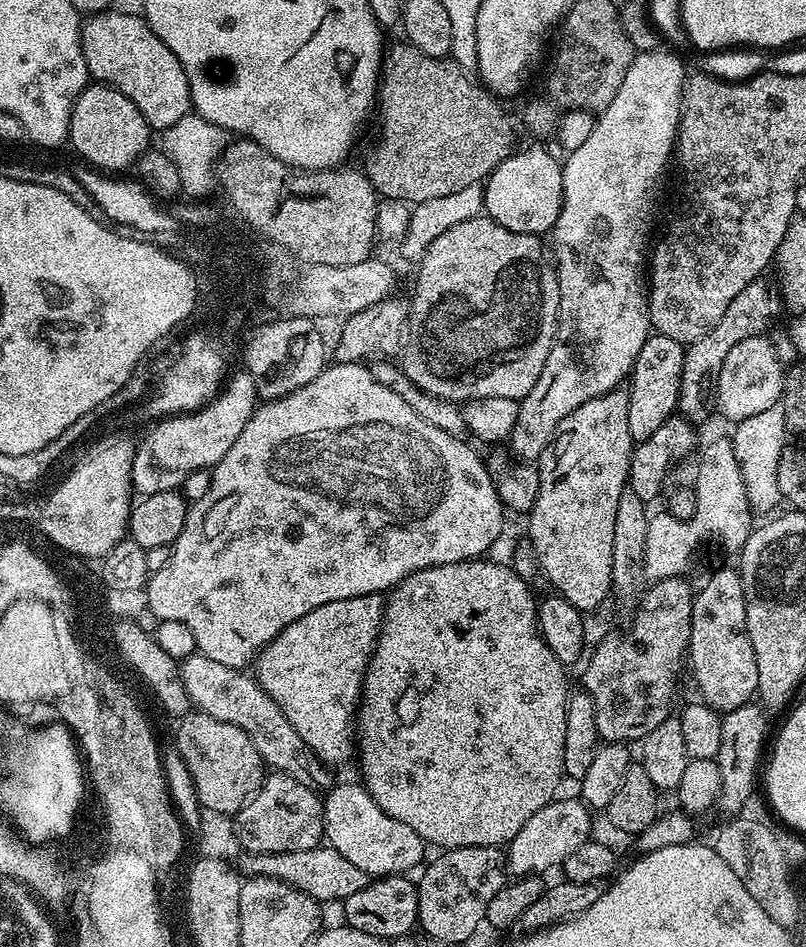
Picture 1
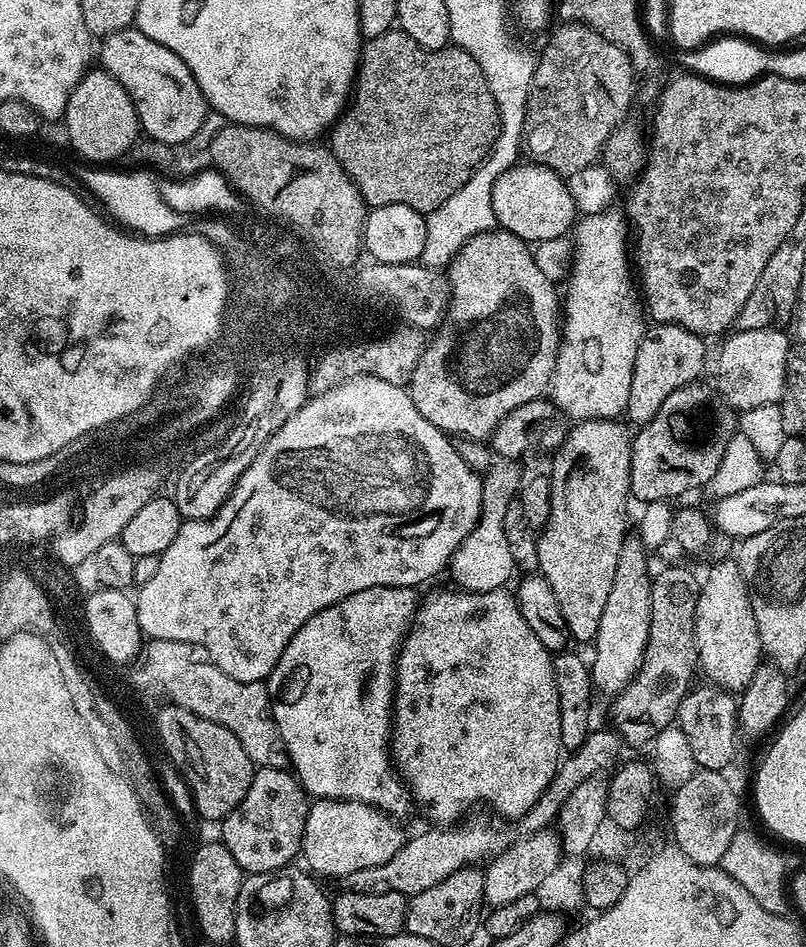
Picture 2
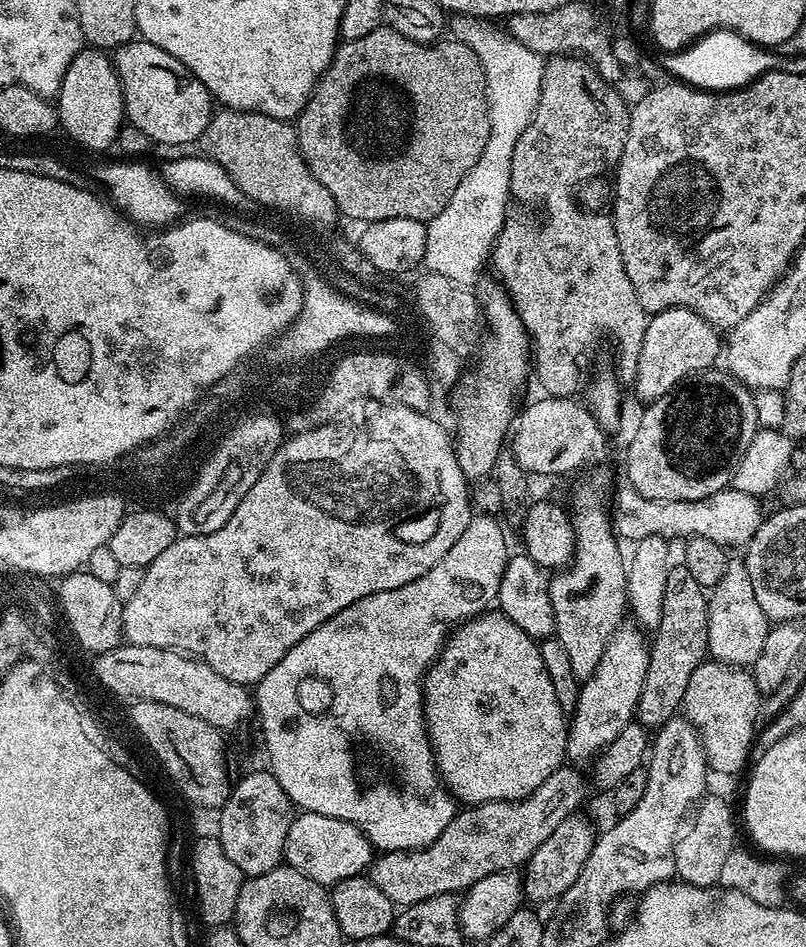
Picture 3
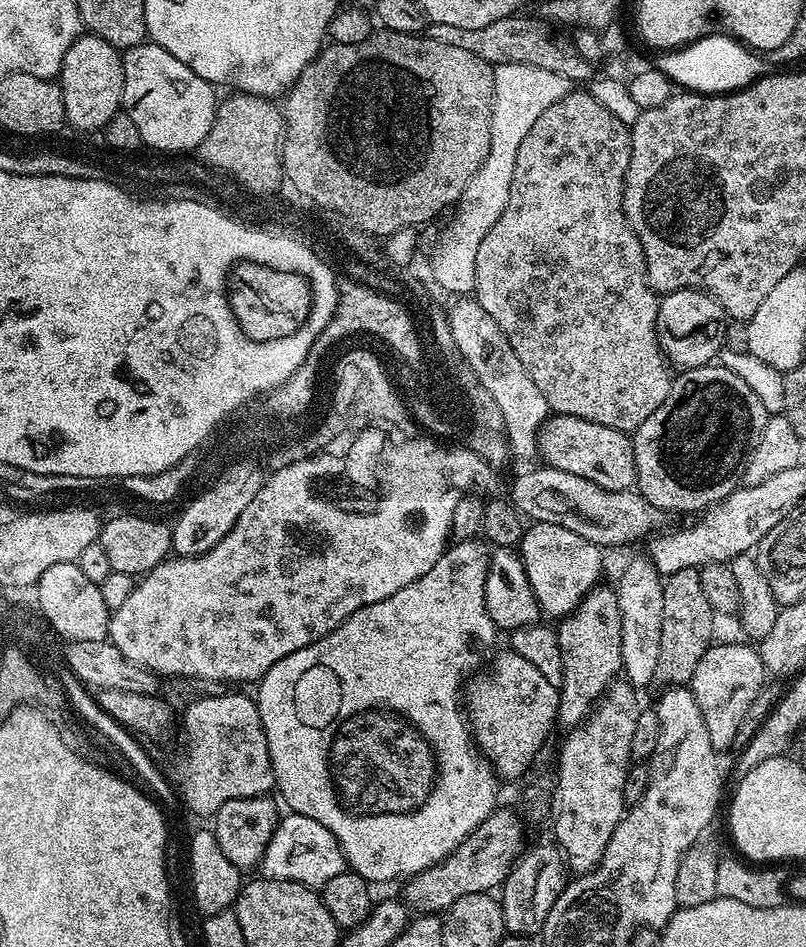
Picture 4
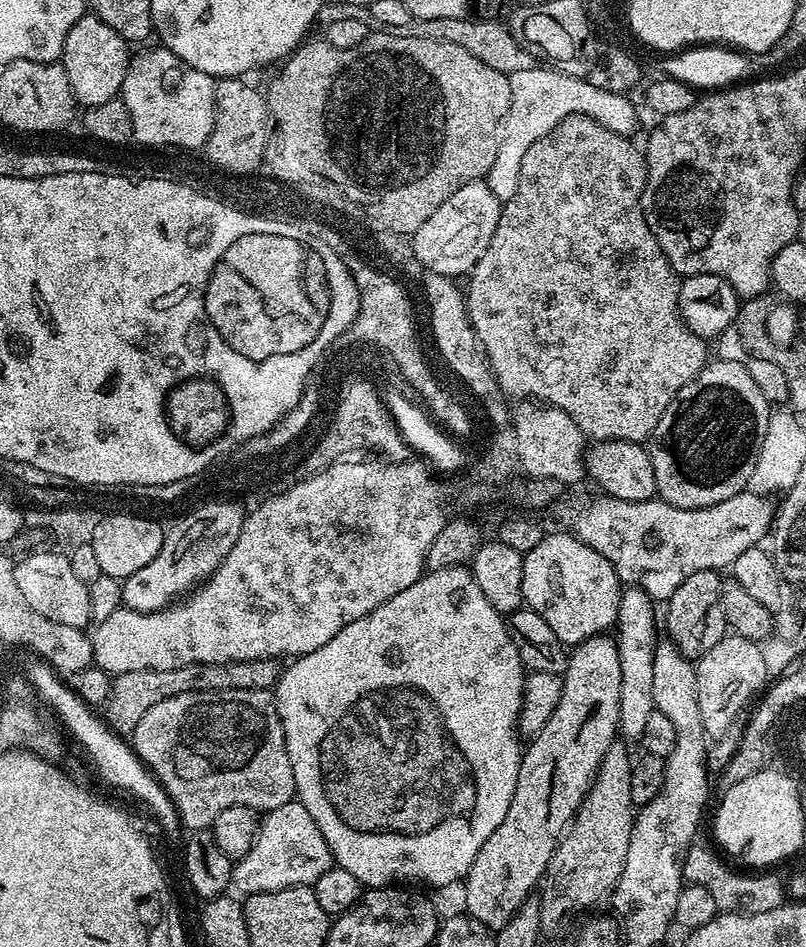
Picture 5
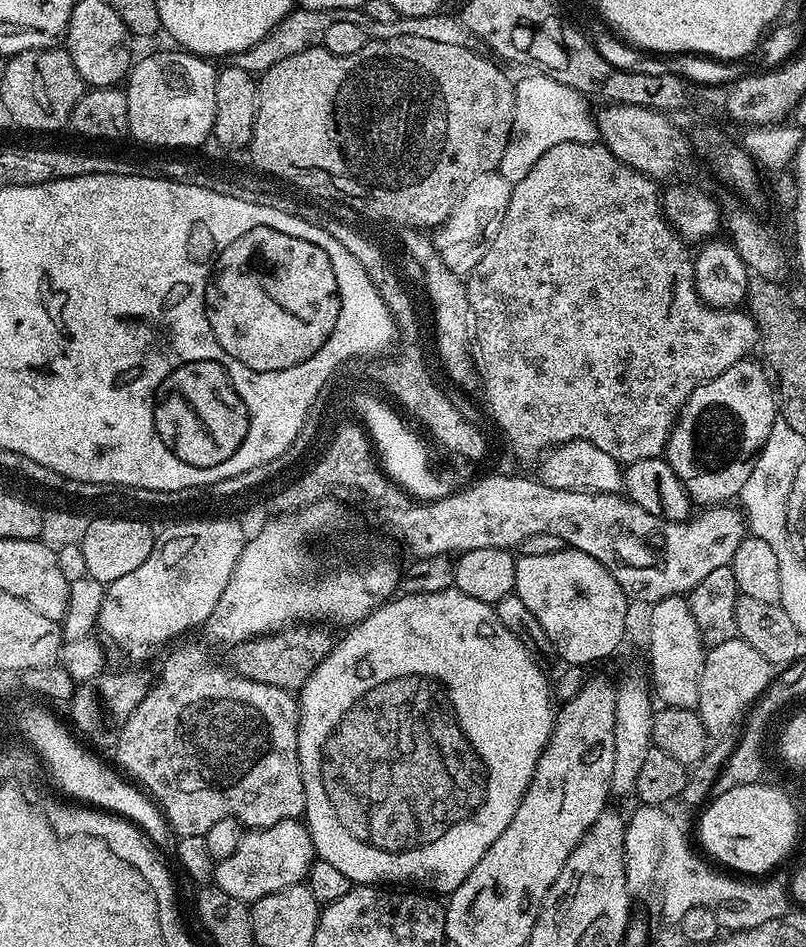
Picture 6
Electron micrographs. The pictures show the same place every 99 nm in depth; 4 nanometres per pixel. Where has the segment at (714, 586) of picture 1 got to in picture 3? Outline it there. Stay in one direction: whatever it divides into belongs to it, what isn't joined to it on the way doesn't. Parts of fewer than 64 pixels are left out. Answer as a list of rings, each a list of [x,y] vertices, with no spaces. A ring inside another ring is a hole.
[[[729,559],[722,582],[708,596],[708,656],[722,664],[750,666],[762,654],[769,627],[768,615],[758,606],[758,598],[754,598],[754,586],[750,586],[743,559]]]

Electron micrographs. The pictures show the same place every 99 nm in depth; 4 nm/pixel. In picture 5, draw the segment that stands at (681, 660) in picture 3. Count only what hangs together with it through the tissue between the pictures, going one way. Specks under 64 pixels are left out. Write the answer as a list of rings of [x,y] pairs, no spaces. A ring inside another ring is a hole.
[[[698,570],[698,574],[690,574],[678,590],[666,602],[668,613],[662,620],[668,623],[667,639],[676,645],[678,651],[690,661],[697,661],[706,650],[718,642],[729,631],[726,618],[722,614],[722,576],[717,570]]]

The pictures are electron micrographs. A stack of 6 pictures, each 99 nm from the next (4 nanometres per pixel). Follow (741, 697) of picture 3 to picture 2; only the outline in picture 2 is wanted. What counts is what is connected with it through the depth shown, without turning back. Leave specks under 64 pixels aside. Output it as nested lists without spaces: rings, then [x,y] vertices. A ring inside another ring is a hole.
[[[693,687],[684,695],[674,724],[682,730],[682,734],[686,734],[686,742],[690,746],[690,754],[694,754],[697,769],[719,772],[727,769],[727,764],[736,756],[738,700],[727,688],[707,687]]]

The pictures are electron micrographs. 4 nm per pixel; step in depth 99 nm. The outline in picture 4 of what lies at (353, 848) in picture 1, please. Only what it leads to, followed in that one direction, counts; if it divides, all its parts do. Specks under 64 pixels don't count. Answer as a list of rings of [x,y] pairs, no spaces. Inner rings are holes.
[[[292,812],[281,815],[274,838],[270,838],[270,846],[266,846],[259,871],[266,880],[293,880],[320,890],[326,882],[330,882],[330,878],[346,871],[346,861],[338,846],[338,838],[334,838],[322,822],[314,822],[314,818]]]

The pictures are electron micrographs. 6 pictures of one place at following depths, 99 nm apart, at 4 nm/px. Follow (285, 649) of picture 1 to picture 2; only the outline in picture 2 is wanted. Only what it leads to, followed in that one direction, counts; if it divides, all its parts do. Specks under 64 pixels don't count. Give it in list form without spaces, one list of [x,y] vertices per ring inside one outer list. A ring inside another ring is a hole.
[[[378,586],[371,592],[358,590],[358,594],[350,594],[350,598],[342,598],[342,602],[334,602],[334,606],[326,606],[314,618],[310,618],[290,638],[286,650],[282,650],[282,658],[274,666],[270,677],[270,703],[272,717],[276,719],[276,728],[280,732],[280,743],[283,744],[287,759],[290,761],[291,771],[309,797],[317,800],[357,800],[369,804],[371,808],[378,808],[388,816],[401,818],[414,808],[411,792],[404,787],[400,773],[394,767],[393,757],[390,755],[392,742],[392,706],[396,695],[396,657],[400,655],[400,645],[404,643],[408,629],[412,627],[418,607],[416,588],[399,588],[398,586]]]

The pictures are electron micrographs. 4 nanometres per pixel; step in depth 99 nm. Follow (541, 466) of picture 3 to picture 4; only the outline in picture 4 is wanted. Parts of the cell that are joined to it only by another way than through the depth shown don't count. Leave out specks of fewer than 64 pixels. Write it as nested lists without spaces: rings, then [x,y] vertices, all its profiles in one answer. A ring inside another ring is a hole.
[[[549,415],[538,440],[538,456],[545,465],[566,470],[566,474],[578,474],[578,478],[590,478],[602,490],[629,491],[636,483],[634,450],[629,433],[619,432],[610,426],[598,426],[598,422],[586,422],[586,418]]]

